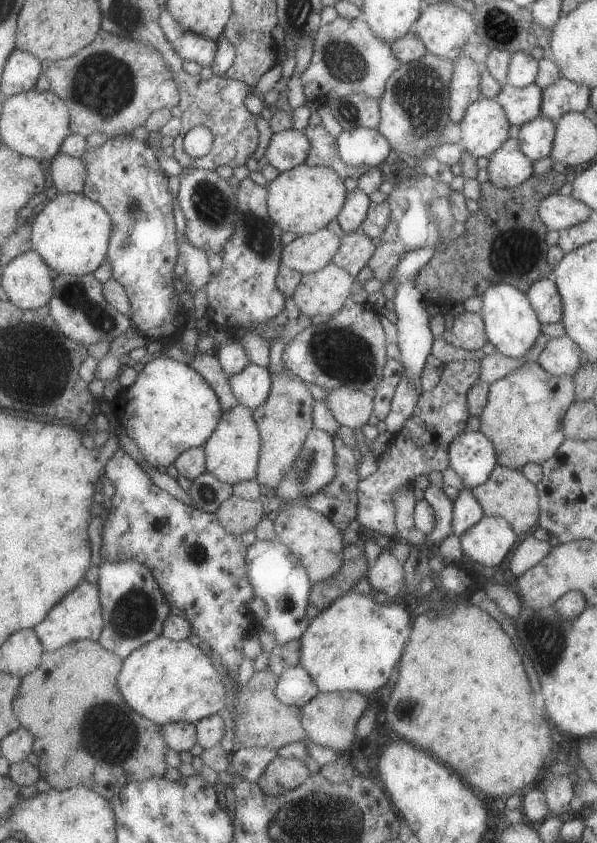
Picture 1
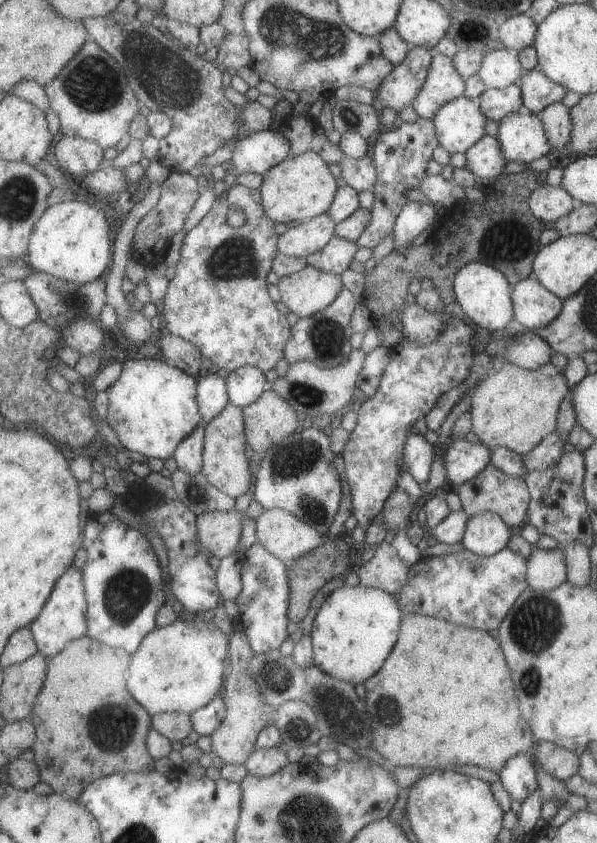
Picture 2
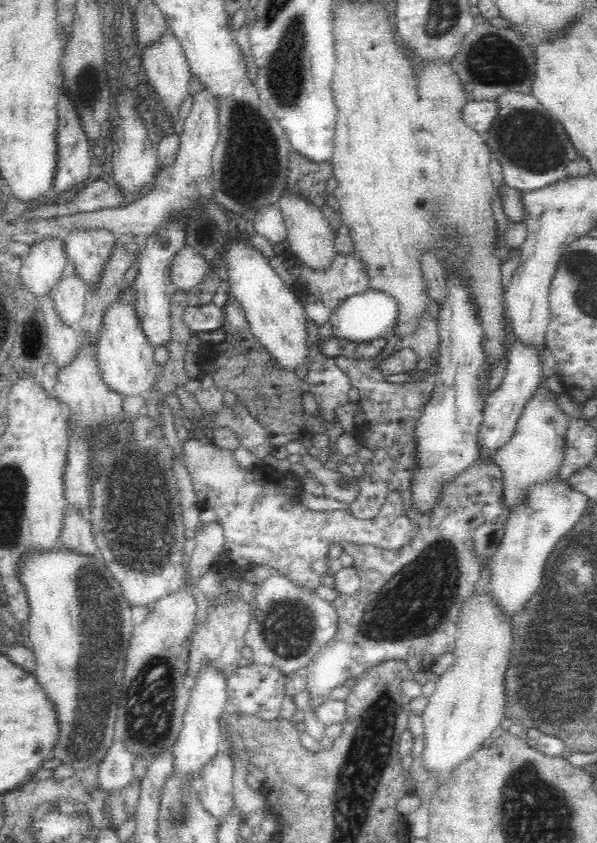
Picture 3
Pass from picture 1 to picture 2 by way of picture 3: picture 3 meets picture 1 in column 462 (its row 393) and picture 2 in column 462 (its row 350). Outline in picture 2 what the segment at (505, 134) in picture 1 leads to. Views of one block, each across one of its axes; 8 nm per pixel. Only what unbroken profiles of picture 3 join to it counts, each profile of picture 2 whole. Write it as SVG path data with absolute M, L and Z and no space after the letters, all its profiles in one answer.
M463 96L443 106L433 122L443 149L451 154L467 154L472 146L487 136L487 119L479 100Z

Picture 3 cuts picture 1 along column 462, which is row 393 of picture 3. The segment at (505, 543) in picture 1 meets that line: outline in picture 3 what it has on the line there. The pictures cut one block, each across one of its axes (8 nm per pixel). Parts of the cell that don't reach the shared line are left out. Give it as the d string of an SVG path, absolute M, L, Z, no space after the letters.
M544 382L537 392L534 392L534 396L526 402L512 438L488 456L488 459L498 464L502 470L508 508L518 502L523 488L528 488L535 481L550 480L558 475L558 470L564 462L565 432L569 418L553 400L549 399L548 388L543 384Z

